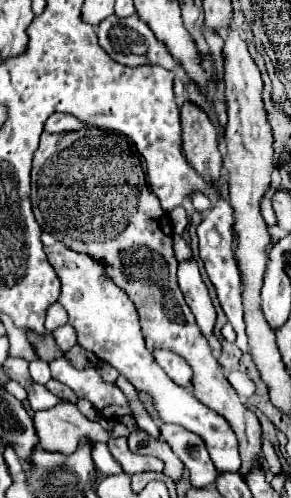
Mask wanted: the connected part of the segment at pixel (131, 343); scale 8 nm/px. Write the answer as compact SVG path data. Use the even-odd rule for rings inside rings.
M42 233L44 253L54 267L60 283L62 283L62 295L58 303L68 313L68 323L78 333L78 345L92 351L96 357L106 361L108 365L116 367L118 373L122 373L136 391L148 391L154 399L156 411L160 413L164 423L176 423L184 429L200 435L208 447L210 459L214 461L214 467L218 473L236 473L240 469L240 455L238 455L238 441L232 433L228 421L202 405L190 389L184 389L176 385L162 369L154 363L152 353L146 349L146 341L140 333L138 313L134 309L134 303L128 299L124 289L120 289L112 279L108 277L104 265L96 261L90 255L76 253L68 249L64 243L54 239L50 233Z

